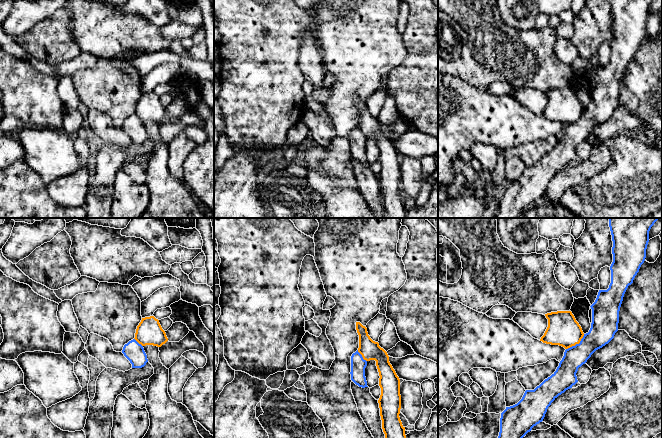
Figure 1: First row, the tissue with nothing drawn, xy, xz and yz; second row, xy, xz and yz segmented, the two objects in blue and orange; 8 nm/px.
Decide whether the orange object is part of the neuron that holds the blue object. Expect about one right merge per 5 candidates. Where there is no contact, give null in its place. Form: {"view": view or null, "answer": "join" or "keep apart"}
{"view": "yz", "answer": "keep apart"}

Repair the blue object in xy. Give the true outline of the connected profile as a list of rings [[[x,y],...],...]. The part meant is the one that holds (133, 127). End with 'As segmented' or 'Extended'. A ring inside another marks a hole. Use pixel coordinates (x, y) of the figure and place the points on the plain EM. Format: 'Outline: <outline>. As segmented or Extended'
Outline: [[[135,115],[124,121],[122,129],[132,140],[132,144],[142,144],[148,138],[144,124]]]. As segmented

